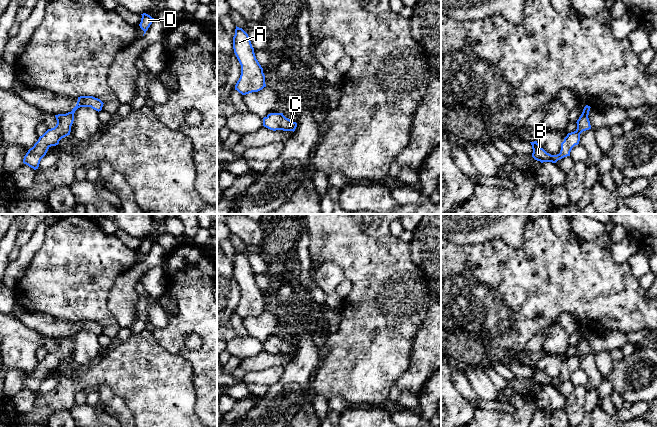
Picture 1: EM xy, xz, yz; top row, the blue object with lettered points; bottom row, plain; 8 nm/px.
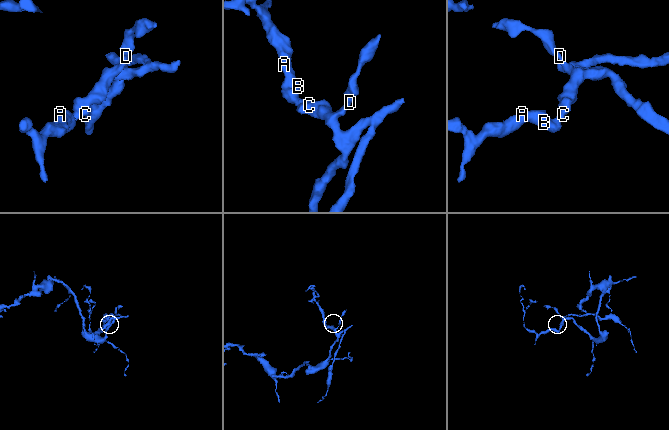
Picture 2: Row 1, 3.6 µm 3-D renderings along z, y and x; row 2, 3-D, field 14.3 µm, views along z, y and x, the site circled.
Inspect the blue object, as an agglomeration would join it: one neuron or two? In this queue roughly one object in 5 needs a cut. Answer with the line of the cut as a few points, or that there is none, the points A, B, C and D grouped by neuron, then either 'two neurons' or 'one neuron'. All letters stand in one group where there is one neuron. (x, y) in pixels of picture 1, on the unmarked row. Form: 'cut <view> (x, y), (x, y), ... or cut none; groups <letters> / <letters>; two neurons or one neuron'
cut none; groups A B C D; one neuron

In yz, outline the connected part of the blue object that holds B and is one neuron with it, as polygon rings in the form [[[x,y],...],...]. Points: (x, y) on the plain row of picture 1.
[[[586,329],[583,333],[583,336],[579,343],[577,344],[577,353],[574,356],[568,357],[567,360],[564,362],[564,365],[561,367],[561,374],[560,377],[557,379],[551,379],[547,377],[543,372],[540,371],[540,369],[537,367],[537,365],[530,366],[532,369],[533,377],[532,381],[543,386],[552,386],[556,387],[558,384],[570,380],[570,376],[572,372],[575,369],[579,368],[580,365],[580,358],[583,355],[591,353],[590,345],[588,342],[590,330]]]

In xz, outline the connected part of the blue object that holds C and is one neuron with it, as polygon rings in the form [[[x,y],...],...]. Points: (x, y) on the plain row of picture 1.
[[[270,337],[263,342],[263,350],[276,355],[295,355],[297,347],[286,342],[283,337]]]

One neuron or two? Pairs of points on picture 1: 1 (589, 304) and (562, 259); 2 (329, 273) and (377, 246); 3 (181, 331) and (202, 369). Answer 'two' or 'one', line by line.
1: one
2: two
3: one

